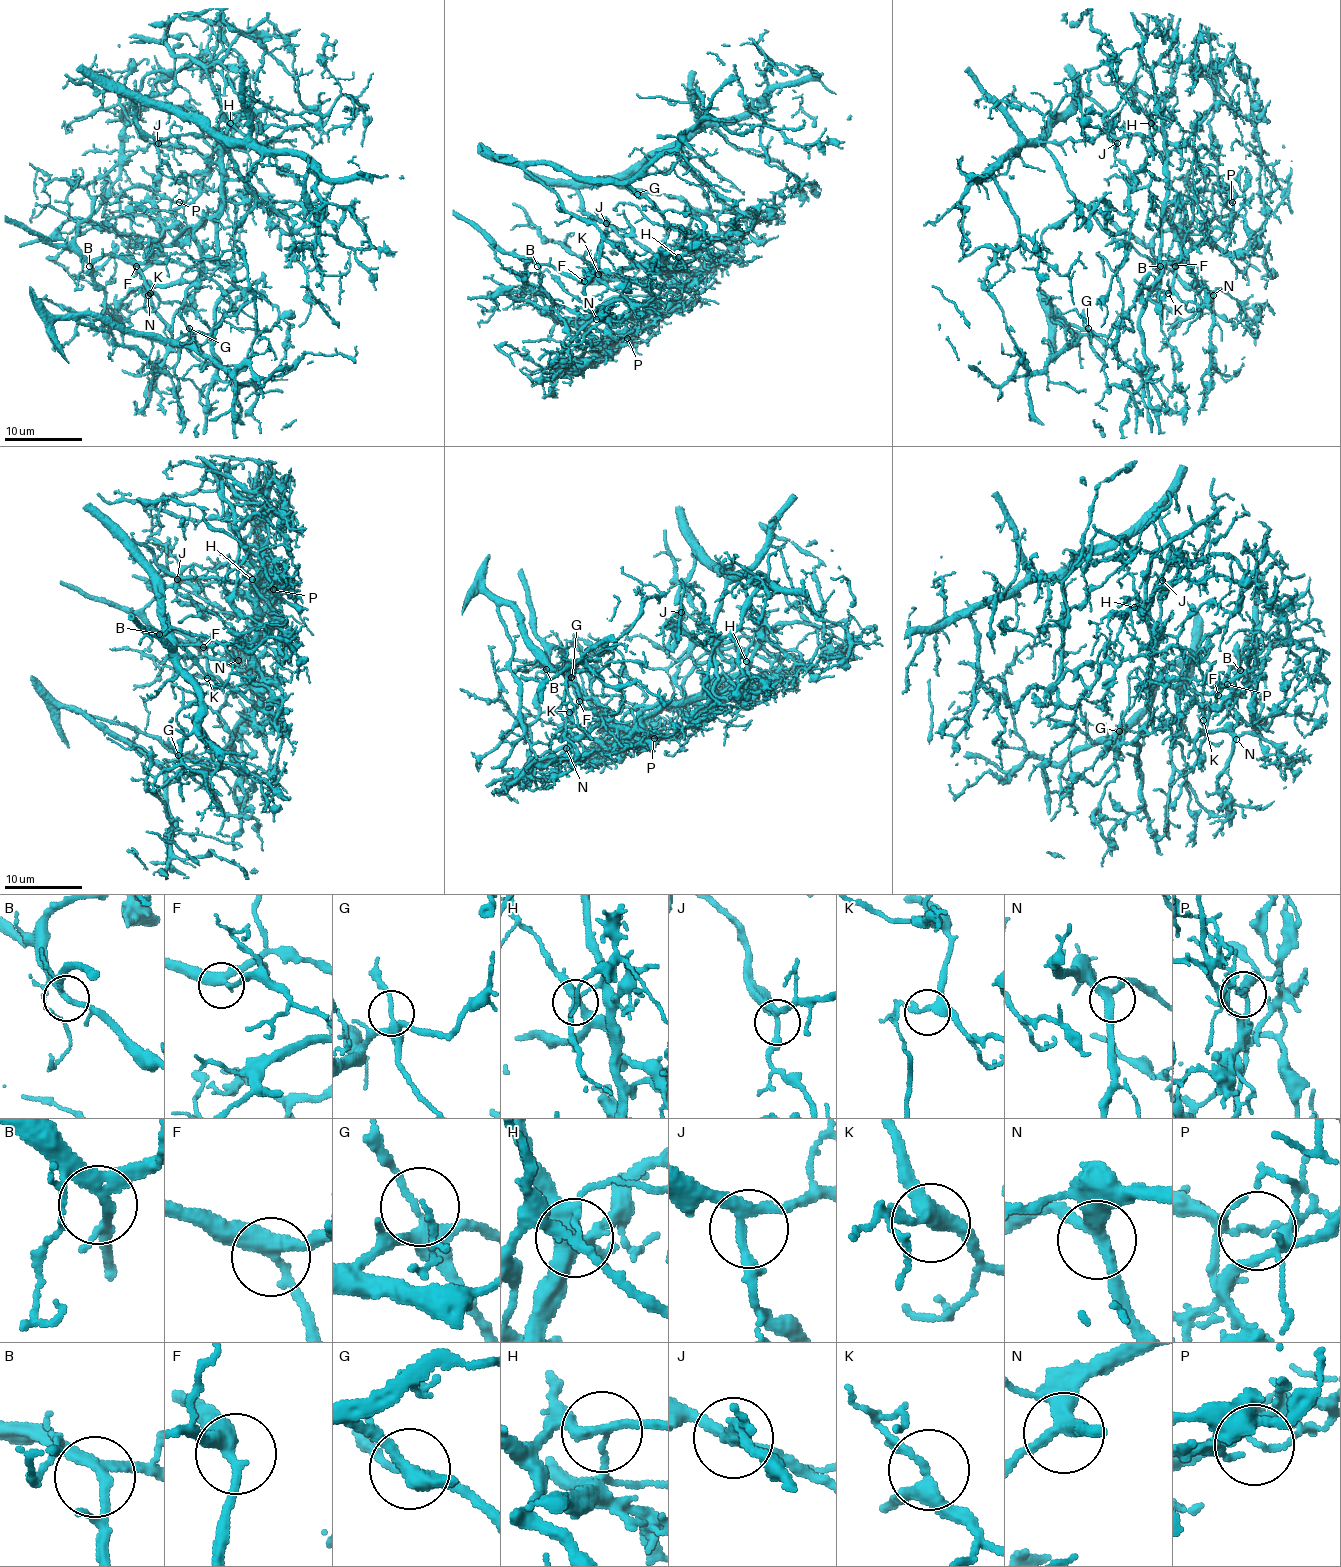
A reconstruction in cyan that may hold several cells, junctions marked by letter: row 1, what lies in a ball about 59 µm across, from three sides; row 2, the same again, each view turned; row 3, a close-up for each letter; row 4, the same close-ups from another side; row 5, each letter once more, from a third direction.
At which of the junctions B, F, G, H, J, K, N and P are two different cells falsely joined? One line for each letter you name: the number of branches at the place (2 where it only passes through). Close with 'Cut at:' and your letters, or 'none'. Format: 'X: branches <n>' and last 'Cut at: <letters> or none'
H: branches 3
P: branches 3
Cut at: H, P

